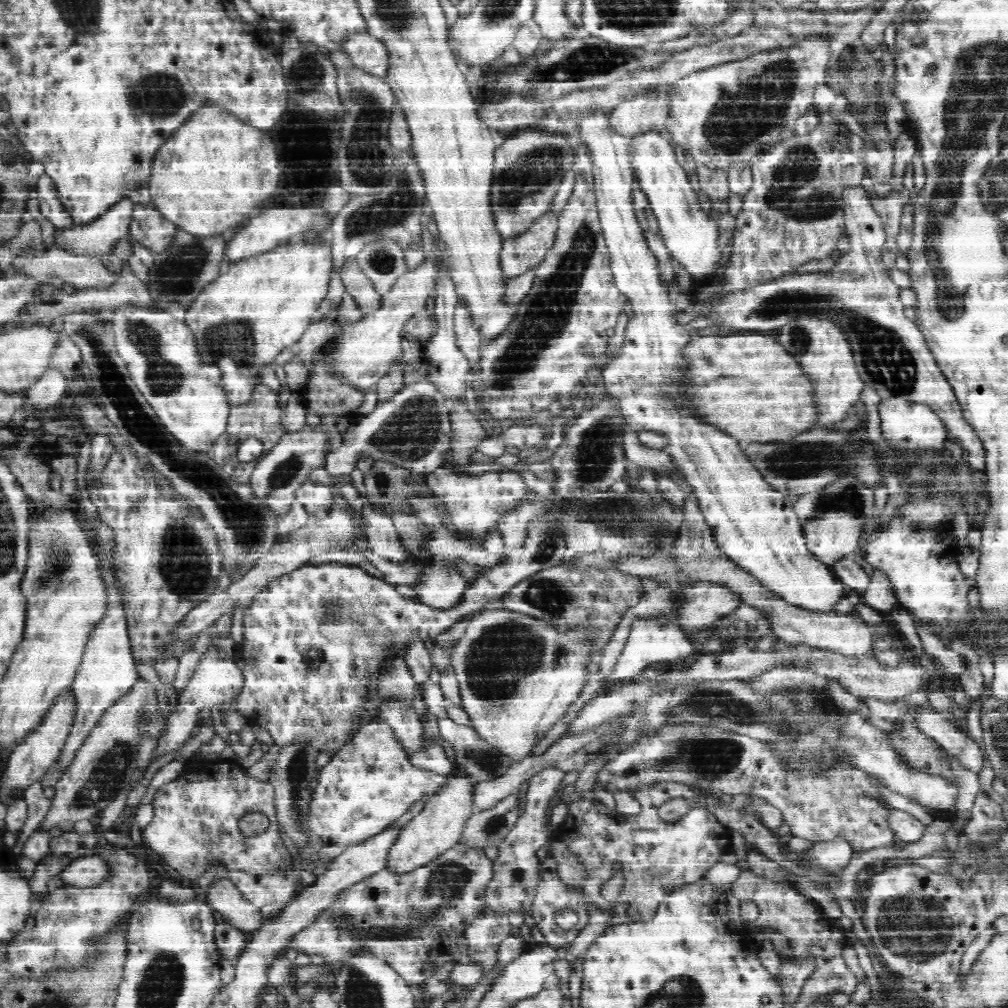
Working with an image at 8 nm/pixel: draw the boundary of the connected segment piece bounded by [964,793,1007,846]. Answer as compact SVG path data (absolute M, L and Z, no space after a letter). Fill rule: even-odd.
M978 793L973 802L971 820L964 828L964 834L972 846L979 846L987 840L987 830L990 832L996 828L1006 827L1000 805L983 793Z

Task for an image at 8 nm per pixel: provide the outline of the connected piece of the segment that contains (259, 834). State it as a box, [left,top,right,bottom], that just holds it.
[142,762,293,880]

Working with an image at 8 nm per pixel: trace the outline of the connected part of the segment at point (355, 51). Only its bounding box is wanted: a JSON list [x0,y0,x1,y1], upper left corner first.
[341,32,388,78]

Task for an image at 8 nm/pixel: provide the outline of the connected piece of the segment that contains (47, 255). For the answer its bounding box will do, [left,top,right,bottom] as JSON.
[10,246,117,289]

